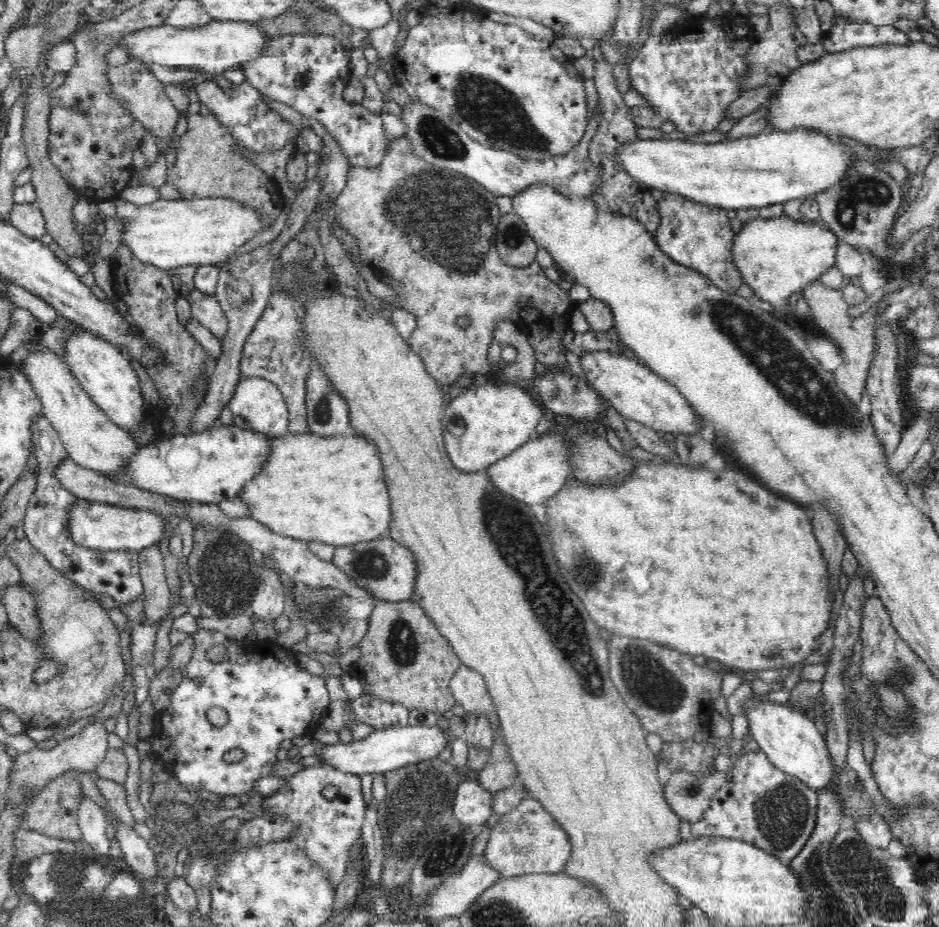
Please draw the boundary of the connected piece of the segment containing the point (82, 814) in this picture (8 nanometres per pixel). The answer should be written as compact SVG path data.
M86 797L80 804L78 812L78 824L83 838L94 854L101 858L110 856L110 841L106 835L107 814L95 805L93 800Z

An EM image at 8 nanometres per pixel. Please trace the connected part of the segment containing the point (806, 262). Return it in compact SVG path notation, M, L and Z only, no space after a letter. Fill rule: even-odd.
M782 214L777 218L754 218L744 222L732 238L731 258L743 283L775 312L785 310L792 294L804 294L819 277L835 266L836 235L818 223L795 220Z

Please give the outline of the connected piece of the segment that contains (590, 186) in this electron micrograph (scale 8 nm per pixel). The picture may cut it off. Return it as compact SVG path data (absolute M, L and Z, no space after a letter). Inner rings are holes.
M410 100L401 108L402 112L399 116L405 128L404 137L410 141L412 153L418 159L442 170L459 172L478 182L497 197L512 197L516 192L536 182L545 182L566 196L590 196L598 186L600 177L589 157L589 144L598 128L594 128L591 122L587 124L586 134L574 150L562 156L538 161L522 159L504 150L482 145L462 131L460 125L447 114L421 102Z

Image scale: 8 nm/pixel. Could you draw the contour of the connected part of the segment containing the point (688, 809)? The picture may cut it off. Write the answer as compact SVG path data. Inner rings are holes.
M718 770L702 777L688 771L672 771L662 789L670 809L681 821L694 824L704 818L720 786L728 780L726 773Z

